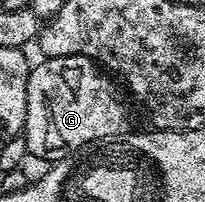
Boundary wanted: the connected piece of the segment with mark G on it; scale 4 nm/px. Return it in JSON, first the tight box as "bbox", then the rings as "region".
{"bbox":[22,55,128,161],"region":[[[71,55],[57,59],[44,57],[39,61],[41,63],[37,67],[35,64],[28,73],[28,108],[22,132],[28,154],[51,161],[64,161],[72,152],[96,142],[97,139],[114,139],[125,134],[128,111],[124,108],[115,85],[111,83],[113,80],[93,60],[81,55]]]}

